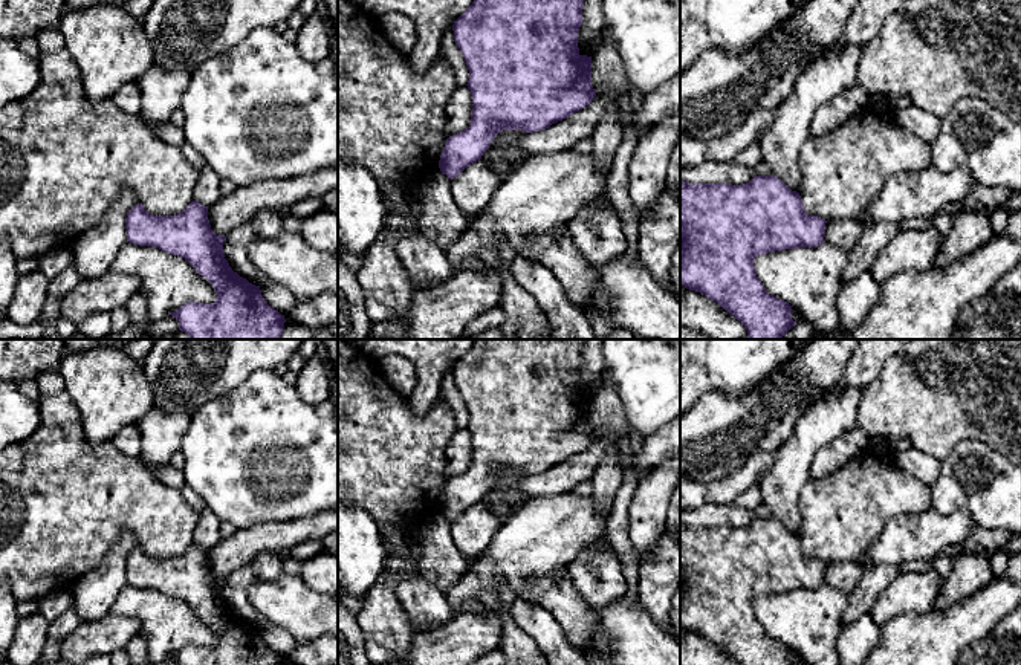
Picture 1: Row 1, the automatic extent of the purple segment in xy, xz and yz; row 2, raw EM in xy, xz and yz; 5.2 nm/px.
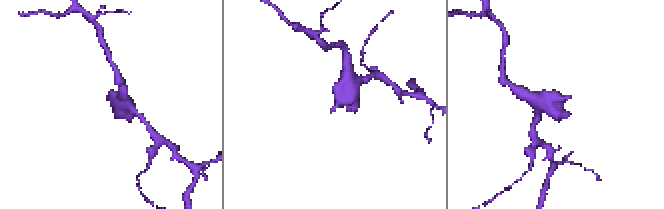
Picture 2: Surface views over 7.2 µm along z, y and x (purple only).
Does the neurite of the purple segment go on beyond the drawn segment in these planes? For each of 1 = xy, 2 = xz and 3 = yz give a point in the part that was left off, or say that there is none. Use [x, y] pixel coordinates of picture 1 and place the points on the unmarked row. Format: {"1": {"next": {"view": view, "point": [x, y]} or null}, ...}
{"1": {"next": null}, "2": {"next": null}, "3": {"next": null}}

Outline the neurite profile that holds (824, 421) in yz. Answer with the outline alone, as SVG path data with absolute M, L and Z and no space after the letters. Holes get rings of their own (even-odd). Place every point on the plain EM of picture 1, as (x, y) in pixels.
M845 387L813 402L798 419L792 436L778 449L775 463L764 474L760 489L773 518L799 535L799 494L812 477L812 462L827 443L856 427L862 387Z

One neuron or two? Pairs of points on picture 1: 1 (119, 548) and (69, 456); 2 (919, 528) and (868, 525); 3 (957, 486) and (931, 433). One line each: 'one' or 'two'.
1: two
2: two
3: two

